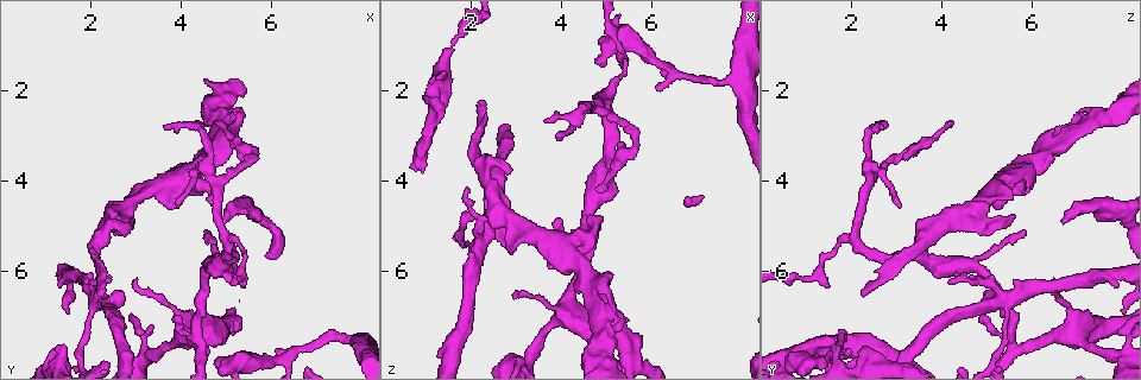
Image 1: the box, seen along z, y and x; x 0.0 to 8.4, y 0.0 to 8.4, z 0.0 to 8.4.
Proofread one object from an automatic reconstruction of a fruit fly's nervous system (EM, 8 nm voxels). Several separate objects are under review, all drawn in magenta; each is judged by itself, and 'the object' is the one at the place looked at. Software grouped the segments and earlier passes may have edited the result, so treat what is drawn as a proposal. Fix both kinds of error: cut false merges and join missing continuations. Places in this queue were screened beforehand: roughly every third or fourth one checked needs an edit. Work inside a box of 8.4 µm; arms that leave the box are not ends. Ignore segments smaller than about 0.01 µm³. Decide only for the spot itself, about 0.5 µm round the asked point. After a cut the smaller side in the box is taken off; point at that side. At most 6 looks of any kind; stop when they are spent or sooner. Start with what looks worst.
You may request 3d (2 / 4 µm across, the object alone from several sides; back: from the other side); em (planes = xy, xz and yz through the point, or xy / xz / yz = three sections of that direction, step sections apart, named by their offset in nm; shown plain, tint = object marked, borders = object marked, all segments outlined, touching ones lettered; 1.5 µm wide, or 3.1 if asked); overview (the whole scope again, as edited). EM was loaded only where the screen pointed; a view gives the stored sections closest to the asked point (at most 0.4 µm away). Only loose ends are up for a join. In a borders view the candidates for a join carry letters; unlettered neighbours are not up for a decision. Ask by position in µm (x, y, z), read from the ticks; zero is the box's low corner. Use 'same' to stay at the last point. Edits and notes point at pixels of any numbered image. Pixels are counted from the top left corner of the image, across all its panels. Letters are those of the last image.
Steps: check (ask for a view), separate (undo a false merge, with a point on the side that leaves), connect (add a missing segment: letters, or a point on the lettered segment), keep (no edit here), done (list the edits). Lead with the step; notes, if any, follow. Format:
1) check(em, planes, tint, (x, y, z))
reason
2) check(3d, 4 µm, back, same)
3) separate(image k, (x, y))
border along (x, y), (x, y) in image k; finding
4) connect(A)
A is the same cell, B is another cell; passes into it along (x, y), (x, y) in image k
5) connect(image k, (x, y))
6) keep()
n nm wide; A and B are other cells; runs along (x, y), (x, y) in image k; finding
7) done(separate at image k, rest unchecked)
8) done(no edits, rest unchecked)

check(3d, 4 µm, (2.85, 4.40, 5.60))
branch stops here

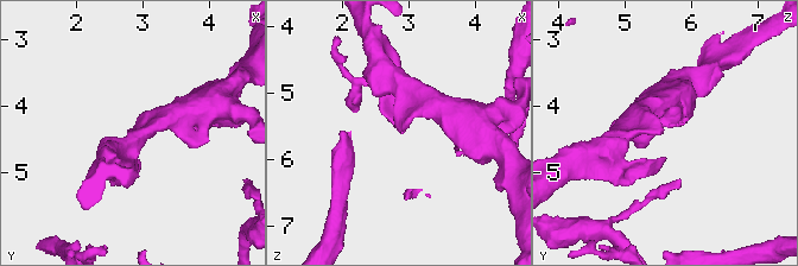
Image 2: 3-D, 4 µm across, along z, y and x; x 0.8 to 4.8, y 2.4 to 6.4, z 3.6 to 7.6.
check(em, planes, tint, (2.95, 4.40, 5.55))

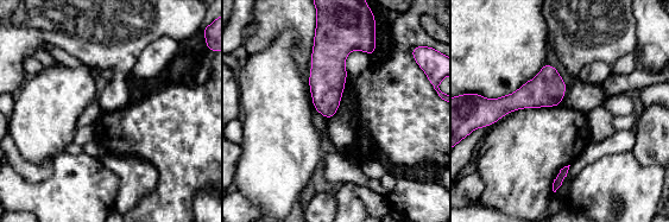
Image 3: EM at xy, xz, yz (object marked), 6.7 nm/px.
check(em, planes, borders, same)

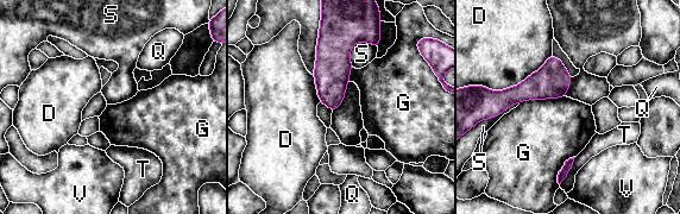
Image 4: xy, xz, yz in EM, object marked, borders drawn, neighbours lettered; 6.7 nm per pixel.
keep()
D touches over 500 nm; D, G, Q, S, T and V are other cells; none of them fits

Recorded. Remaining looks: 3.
check(em, planes, plain, (1.40, 7.55, 1.60))
thin end

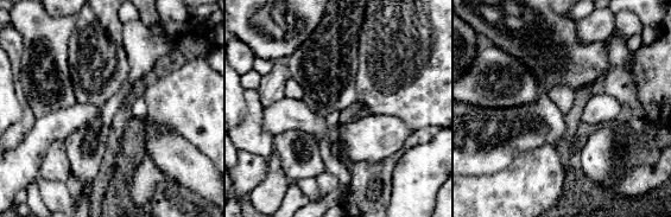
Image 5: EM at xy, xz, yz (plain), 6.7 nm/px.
check(em, planes, borders, same)

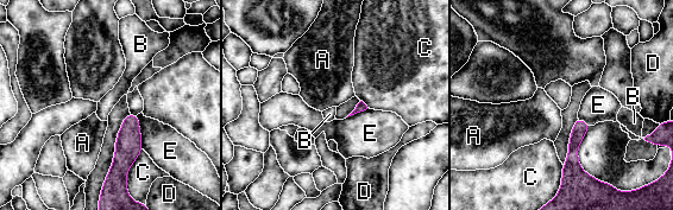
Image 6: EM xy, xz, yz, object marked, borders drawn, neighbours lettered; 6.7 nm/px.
keep()
C touches over 280 nm; A, B, C, D and E are other cells; no lettered segment goes on from it

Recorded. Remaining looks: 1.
check(em, planes, borders, (4.50, 5.10, 5.85))
free end

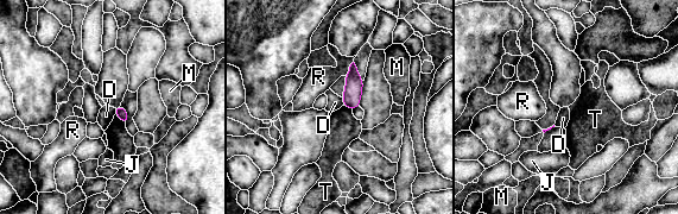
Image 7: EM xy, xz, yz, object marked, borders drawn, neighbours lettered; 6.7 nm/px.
keep()
R touches over 120 nm; D, J, M, R and T are other cells; none of them fits

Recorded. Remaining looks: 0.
done(no edits, rest unchecked)

